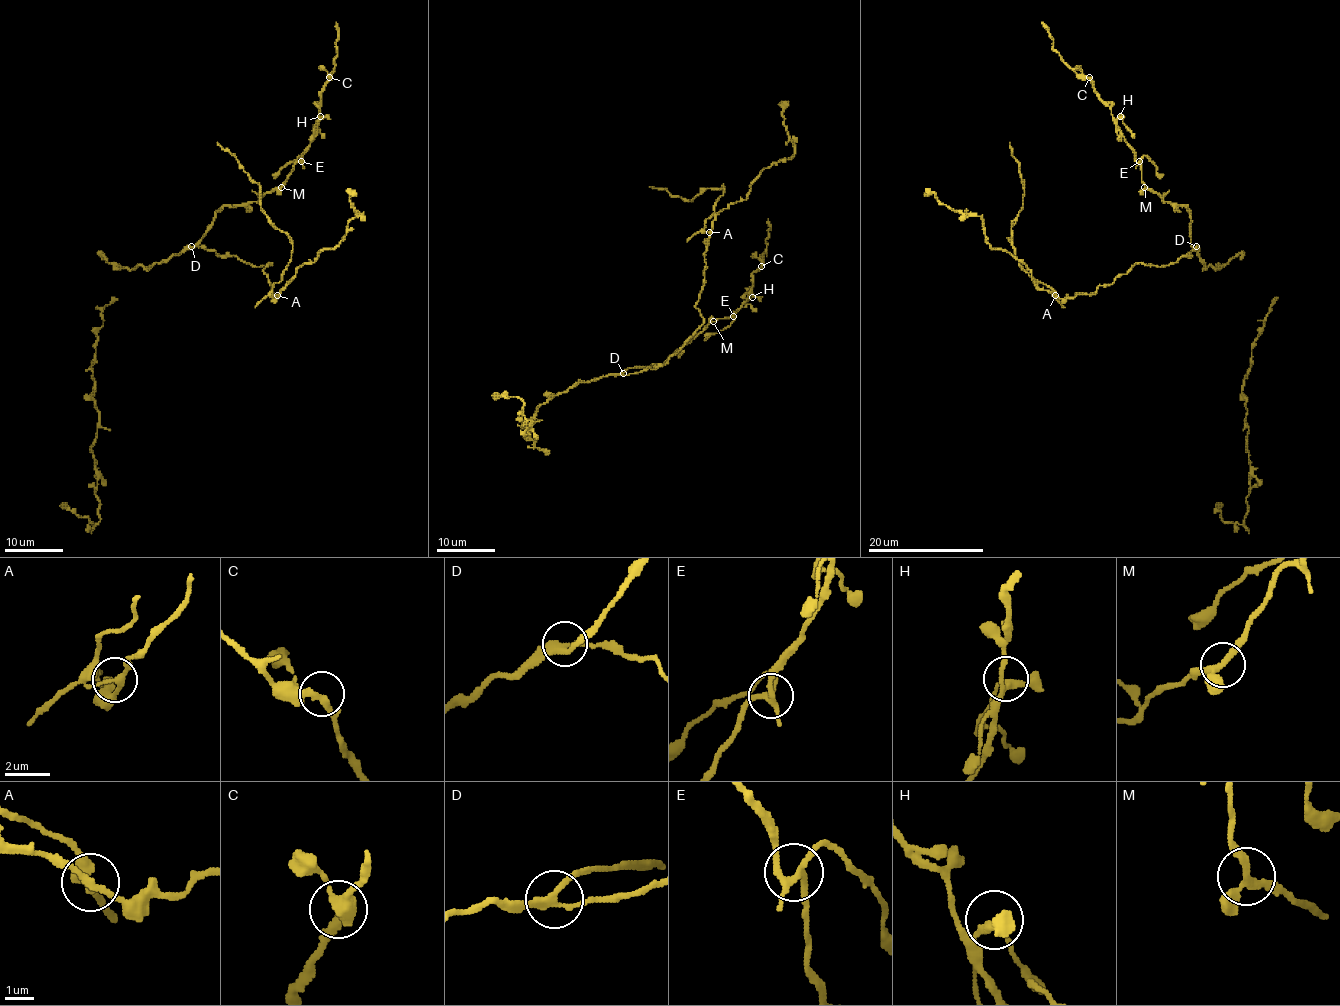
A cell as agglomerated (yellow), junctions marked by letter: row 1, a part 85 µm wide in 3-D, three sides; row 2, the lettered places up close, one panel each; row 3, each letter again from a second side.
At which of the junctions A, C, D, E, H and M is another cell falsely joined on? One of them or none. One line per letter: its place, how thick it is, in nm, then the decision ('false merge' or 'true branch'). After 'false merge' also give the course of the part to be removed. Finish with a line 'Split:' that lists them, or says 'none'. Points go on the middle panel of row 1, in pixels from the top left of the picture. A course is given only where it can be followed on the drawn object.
A: place (709, 232); calibre 190 nm; false merge; course (709, 232), (704, 230), (704, 223), (714, 211), (725, 190), (707, 188), (691, 201), (649, 187)
C: place (761, 266); calibre 240 nm; true branch
D: place (623, 373); calibre 240 nm; true branch
E: place (733, 316); calibre 240 nm; true branch
H: place (752, 297); calibre 200 nm; true branch
M: place (713, 321); calibre 220 nm; true branch
Split: A

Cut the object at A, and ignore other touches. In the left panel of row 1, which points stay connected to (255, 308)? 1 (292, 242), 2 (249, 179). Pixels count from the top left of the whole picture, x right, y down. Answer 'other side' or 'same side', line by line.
1: same side
2: same side

